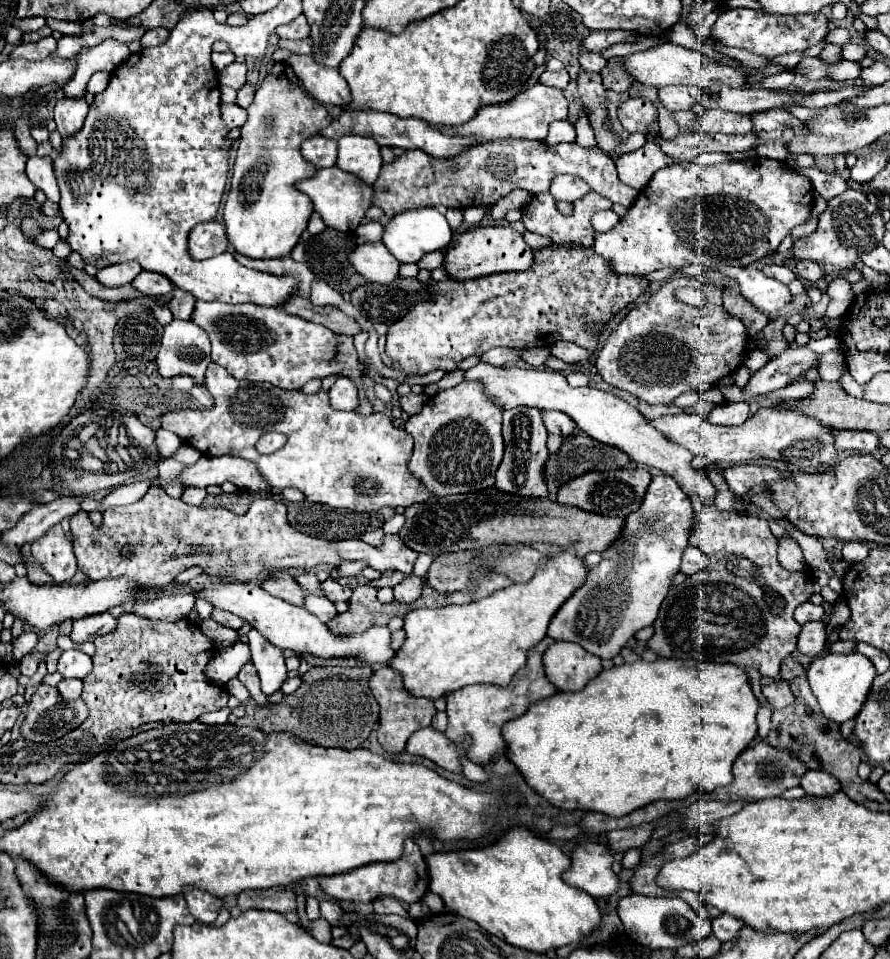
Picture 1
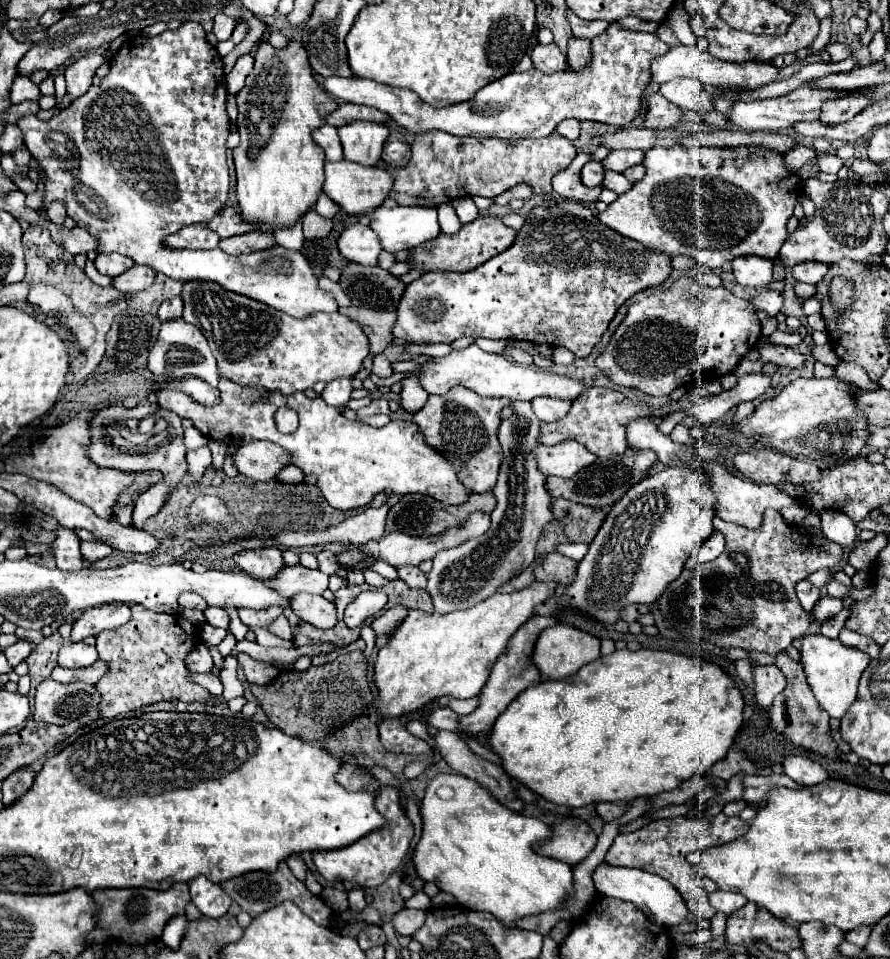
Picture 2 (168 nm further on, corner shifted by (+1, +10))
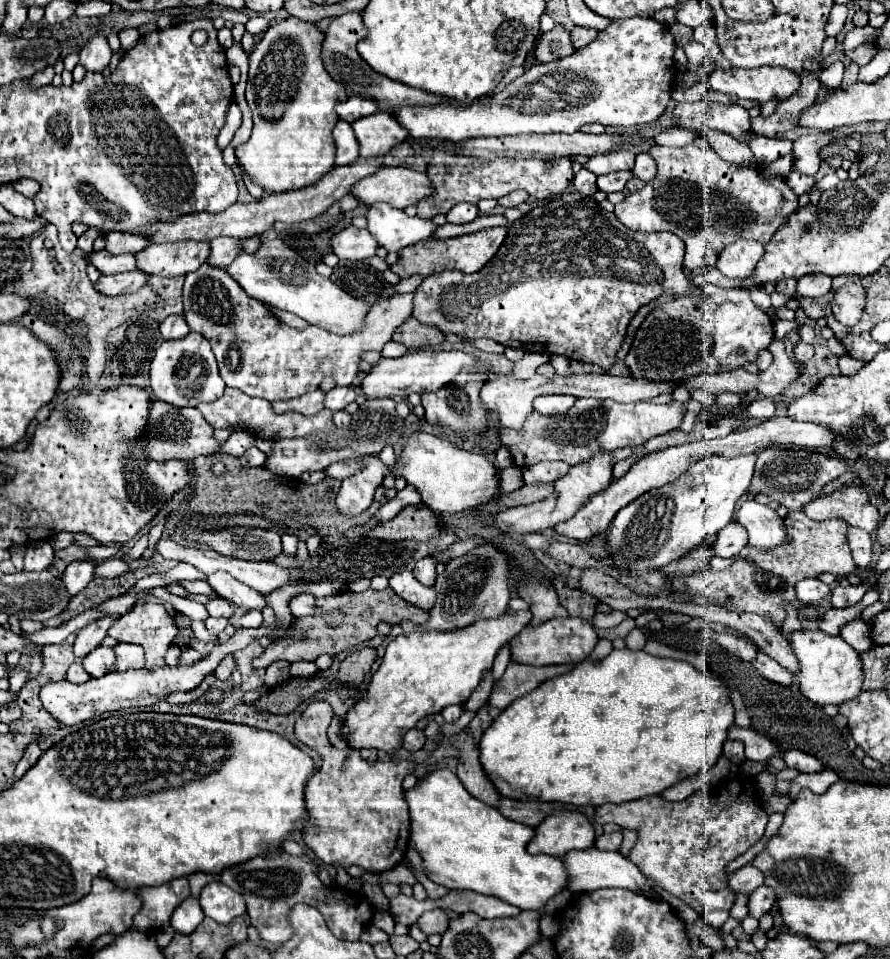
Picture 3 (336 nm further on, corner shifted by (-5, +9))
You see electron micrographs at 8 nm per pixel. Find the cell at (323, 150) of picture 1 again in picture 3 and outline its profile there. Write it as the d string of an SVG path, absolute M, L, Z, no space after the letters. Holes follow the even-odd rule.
M340 120L334 128L334 140L336 140L336 166L350 164L358 158L358 140L352 132L352 126L344 120Z

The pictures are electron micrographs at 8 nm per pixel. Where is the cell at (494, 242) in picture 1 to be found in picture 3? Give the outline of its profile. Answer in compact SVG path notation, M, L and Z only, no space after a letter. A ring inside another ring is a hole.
M486 228L480 232L472 232L472 234L464 234L464 236L456 236L450 240L422 240L416 244L410 244L406 248L402 248L398 252L398 262L390 266L392 272L396 272L400 278L412 276L412 274L422 274L422 276L430 276L442 270L460 270L466 274L478 272L480 268L486 266L486 262L496 254L496 248L502 246L504 238L506 238L508 228Z

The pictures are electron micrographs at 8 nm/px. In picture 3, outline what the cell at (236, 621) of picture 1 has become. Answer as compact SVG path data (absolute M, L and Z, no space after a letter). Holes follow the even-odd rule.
M210 616L204 624L206 624L206 630L208 630L210 634L218 636L218 634L228 626L228 620L226 620L226 618L212 618L212 616Z

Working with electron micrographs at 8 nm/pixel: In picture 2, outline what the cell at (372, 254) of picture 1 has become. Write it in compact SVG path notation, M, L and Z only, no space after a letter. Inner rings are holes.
M356 223L340 235L338 249L348 261L368 267L368 265L378 265L378 255L382 251L382 243L370 227Z

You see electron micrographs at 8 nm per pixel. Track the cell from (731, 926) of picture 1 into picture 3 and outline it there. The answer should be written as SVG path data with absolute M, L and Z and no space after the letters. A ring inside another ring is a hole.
M744 864L742 868L730 874L730 888L736 894L752 894L762 884L764 884L764 874L754 864Z

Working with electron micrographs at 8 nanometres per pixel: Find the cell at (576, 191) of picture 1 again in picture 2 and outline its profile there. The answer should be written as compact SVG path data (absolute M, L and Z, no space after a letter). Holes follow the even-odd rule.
M590 161L582 167L580 171L580 179L584 185L588 187L596 187L596 185L602 185L602 177L604 177L604 167L598 163L598 161Z

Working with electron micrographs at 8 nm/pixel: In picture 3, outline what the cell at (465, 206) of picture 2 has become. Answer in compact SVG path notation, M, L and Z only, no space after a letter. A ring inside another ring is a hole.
M458 204L446 214L448 222L452 222L452 224L468 224L476 216L478 216L478 208L474 204Z

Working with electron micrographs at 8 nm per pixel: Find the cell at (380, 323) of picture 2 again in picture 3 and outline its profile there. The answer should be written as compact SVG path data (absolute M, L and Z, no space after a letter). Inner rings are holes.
M414 316L410 320L406 320L406 324L402 324L398 328L398 332L394 332L392 336L394 342L402 342L408 348L424 348L424 346L438 346L444 342L444 334L438 328L420 324Z

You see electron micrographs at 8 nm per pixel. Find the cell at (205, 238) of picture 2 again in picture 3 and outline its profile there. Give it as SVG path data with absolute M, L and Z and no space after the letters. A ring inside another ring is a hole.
M172 242L172 244L150 244L136 256L136 268L162 278L186 276L198 270L210 254L208 242Z

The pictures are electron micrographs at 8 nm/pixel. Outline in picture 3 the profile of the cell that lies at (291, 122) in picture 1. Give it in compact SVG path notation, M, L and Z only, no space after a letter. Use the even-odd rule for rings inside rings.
M290 16L272 24L248 56L250 70L246 84L246 102L254 116L254 128L250 140L236 148L236 156L246 172L252 176L252 180L260 184L266 192L286 192L312 186L334 166L336 144L332 130L340 120L334 106L348 96L344 86L334 82L322 64L322 42L324 32L316 24Z

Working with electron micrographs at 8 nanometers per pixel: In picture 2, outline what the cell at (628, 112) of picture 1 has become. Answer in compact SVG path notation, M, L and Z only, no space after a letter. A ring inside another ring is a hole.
M660 93L648 95L646 105L648 105L646 119L644 119L646 129L668 129L668 127L674 127L676 123L682 121L682 109L672 105Z

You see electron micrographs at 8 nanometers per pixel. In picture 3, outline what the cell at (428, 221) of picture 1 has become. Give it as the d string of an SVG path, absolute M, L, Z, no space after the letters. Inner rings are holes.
M372 204L366 212L368 232L388 252L398 252L410 244L426 240L436 230L432 220L408 216L404 210L396 210L390 204Z

